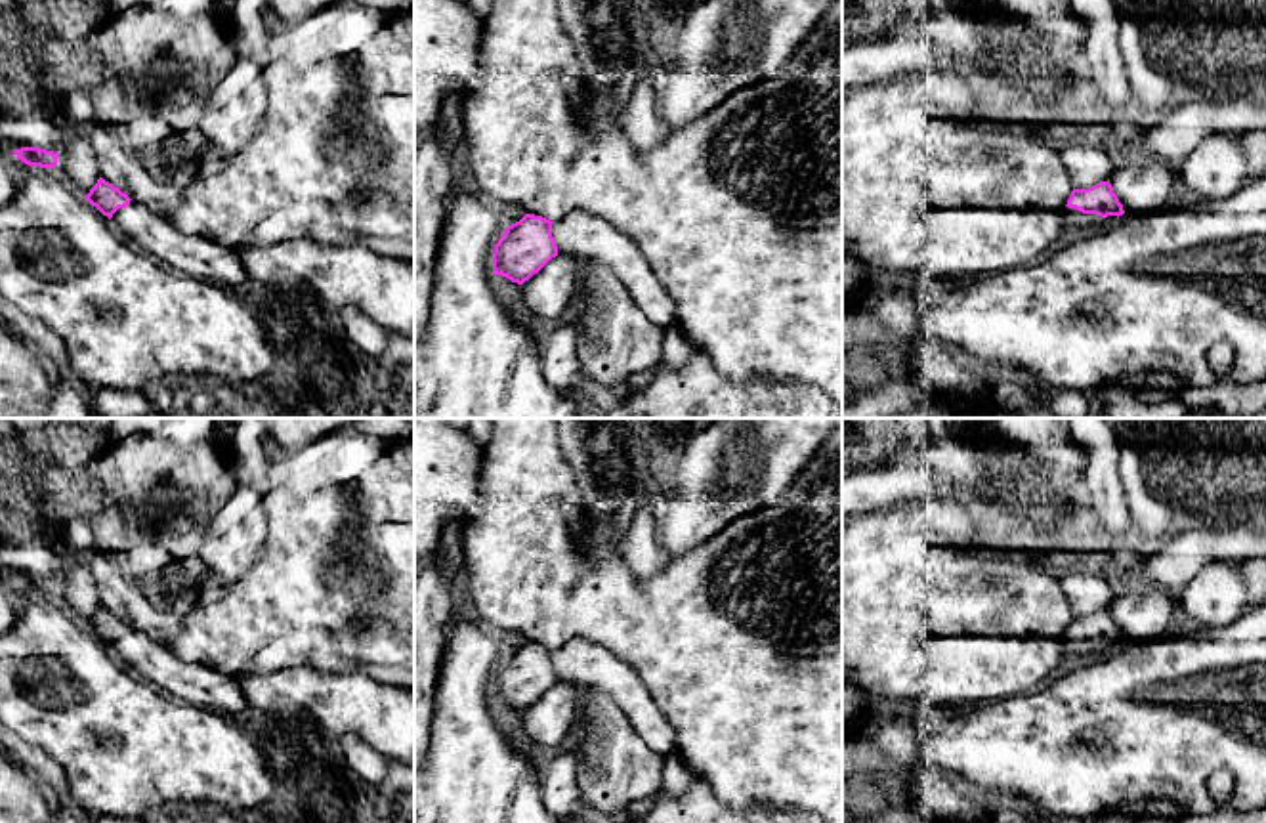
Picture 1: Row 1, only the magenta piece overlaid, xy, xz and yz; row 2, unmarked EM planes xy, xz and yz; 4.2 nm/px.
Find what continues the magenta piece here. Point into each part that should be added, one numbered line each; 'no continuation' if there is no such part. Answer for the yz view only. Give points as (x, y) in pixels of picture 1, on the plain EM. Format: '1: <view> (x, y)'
1: yz (1074, 650)

